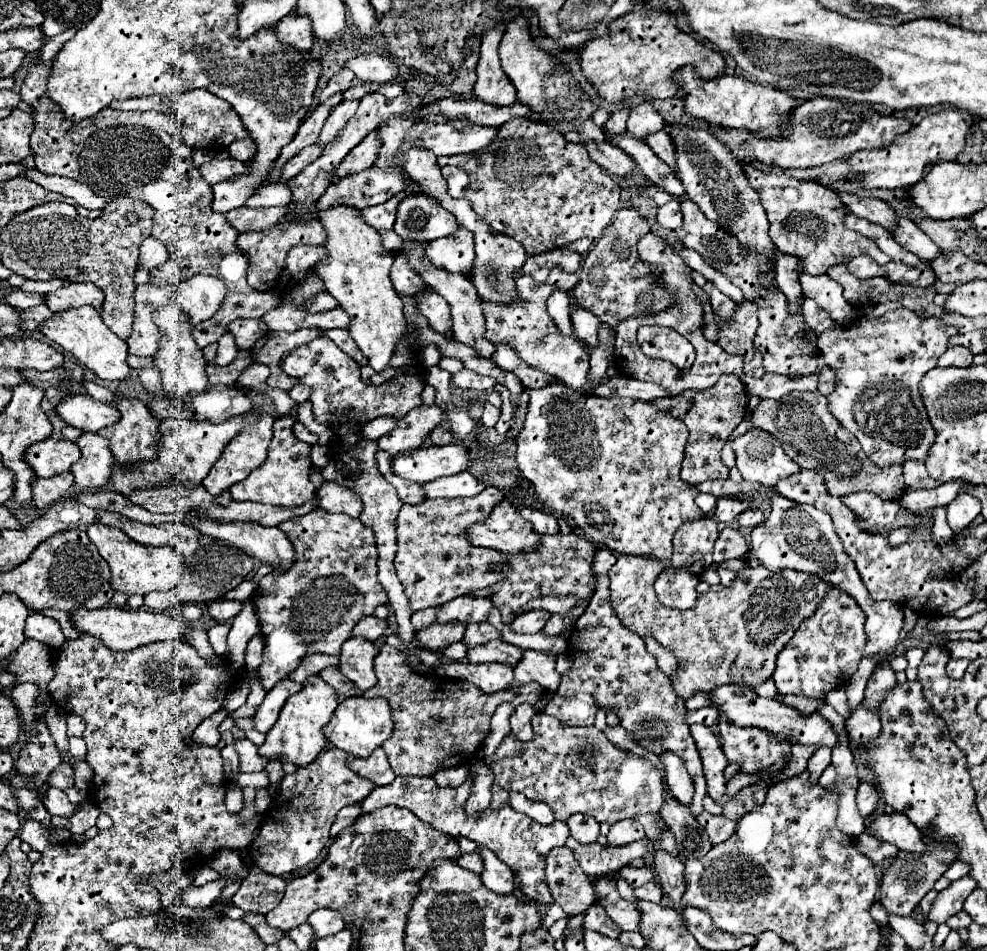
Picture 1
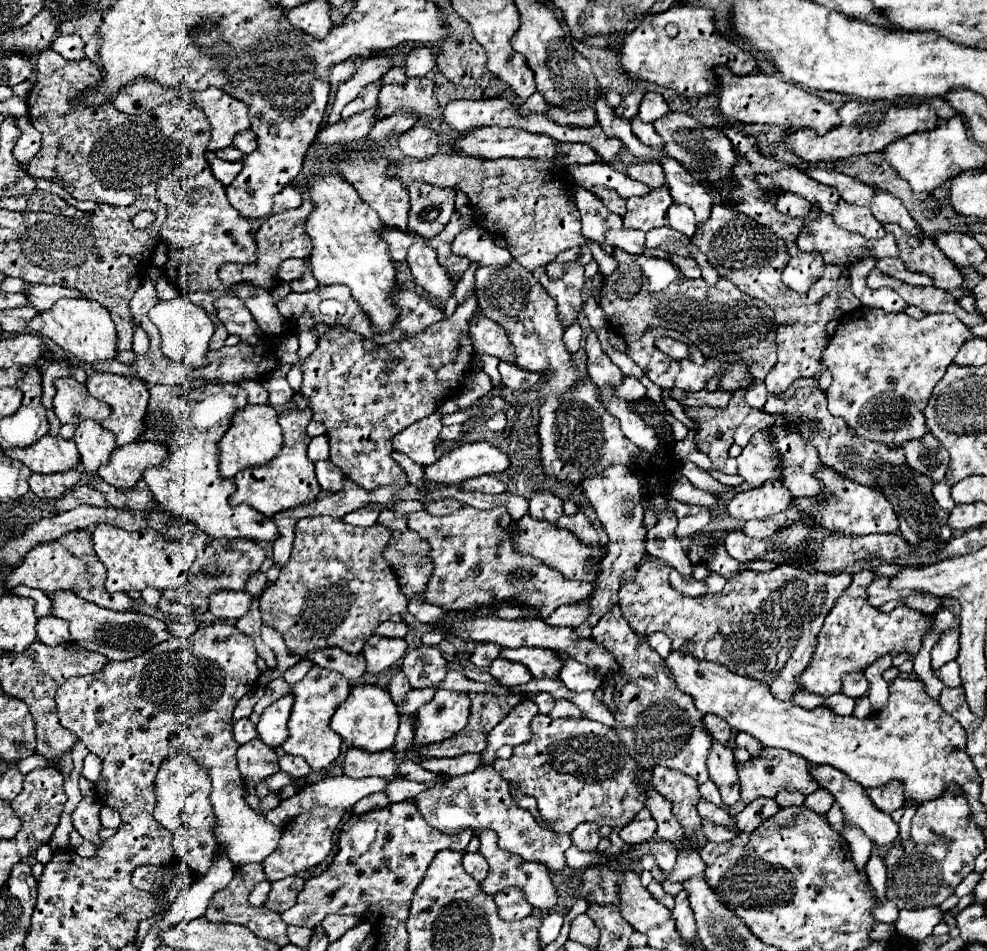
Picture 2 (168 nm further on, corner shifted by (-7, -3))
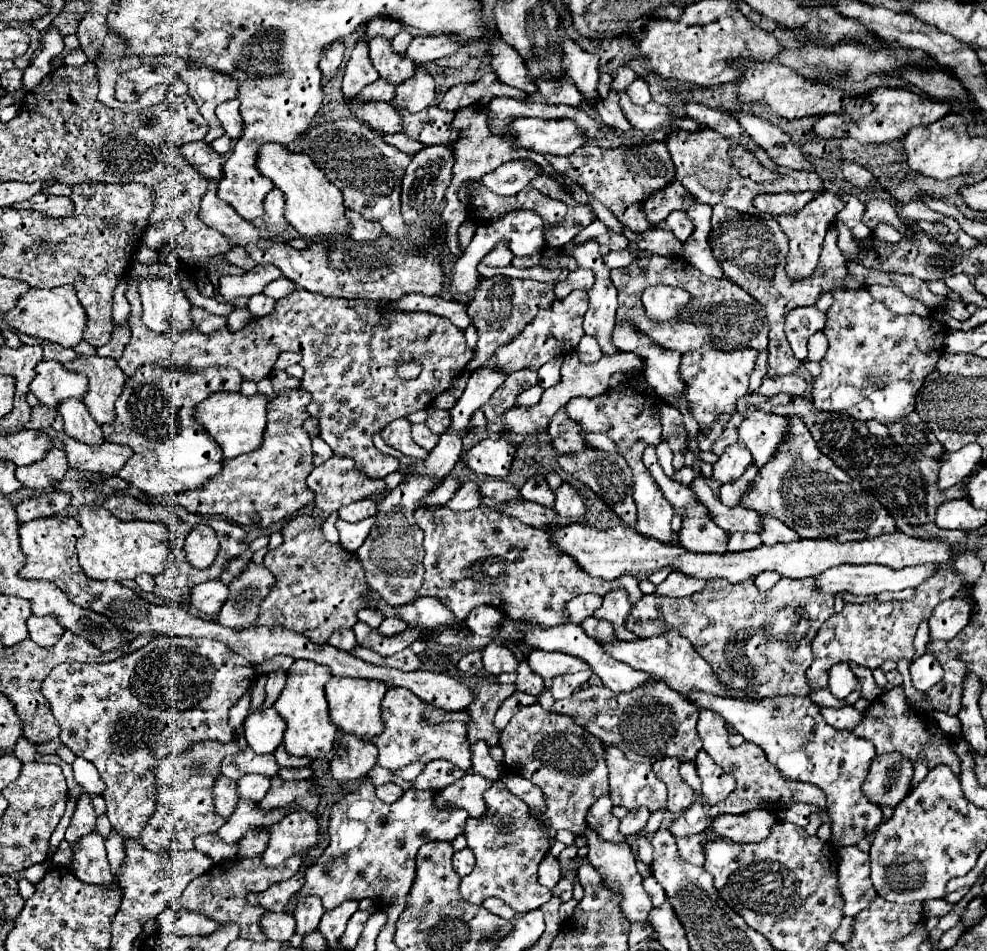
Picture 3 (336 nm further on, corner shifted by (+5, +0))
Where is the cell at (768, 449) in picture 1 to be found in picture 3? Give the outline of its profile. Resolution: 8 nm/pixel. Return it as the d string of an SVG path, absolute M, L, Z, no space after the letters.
M734 443L730 445L718 459L718 463L714 463L714 479L718 483L732 483L738 477L742 477L744 469L752 463L750 451L746 449L744 443Z

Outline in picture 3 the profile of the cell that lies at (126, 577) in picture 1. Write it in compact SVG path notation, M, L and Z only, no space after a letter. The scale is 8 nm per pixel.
M82 507L78 523L82 525L84 535L78 539L76 551L80 567L90 579L96 581L136 579L140 573L158 575L168 565L166 561L170 555L170 529L162 523L148 521L124 523L120 519L114 519L112 513L102 507Z

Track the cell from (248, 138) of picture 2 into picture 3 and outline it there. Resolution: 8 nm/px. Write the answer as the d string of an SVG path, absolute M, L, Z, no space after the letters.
M232 99L228 103L222 103L216 109L216 115L218 115L220 123L222 123L222 129L232 141L236 141L242 135L242 117L238 113L238 107L240 107L240 101Z

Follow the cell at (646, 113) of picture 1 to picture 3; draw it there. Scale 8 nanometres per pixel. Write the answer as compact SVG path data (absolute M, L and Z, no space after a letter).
M640 77L626 89L626 93L628 93L628 97L630 97L630 101L634 105L646 105L646 103L652 101L650 91L648 91L648 85Z

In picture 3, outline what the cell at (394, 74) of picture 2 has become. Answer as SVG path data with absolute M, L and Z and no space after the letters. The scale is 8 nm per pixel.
M408 31L398 33L398 35L394 37L394 41L392 41L394 53L398 53L398 55L406 55L406 45L410 45L412 39L414 39L414 37L412 37L412 33L408 33Z

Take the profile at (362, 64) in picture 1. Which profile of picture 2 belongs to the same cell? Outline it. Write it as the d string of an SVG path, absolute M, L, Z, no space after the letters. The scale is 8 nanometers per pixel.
M422 46L422 48L414 48L408 56L404 56L404 64L406 64L406 76L408 78L422 78L428 76L432 72L432 68L436 66L436 56L438 56L438 48L436 46Z

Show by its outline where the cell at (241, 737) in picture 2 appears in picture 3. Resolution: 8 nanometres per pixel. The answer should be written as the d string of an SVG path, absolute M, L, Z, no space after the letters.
M246 693L234 707L230 707L230 725L232 729L240 729L246 715L248 715L248 705L250 705L250 695Z

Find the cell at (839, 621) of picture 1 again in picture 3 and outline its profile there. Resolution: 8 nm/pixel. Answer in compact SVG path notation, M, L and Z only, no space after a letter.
M938 569L926 585L920 585L920 595L916 595L912 601L890 601L890 603L844 603L844 609L840 613L834 613L816 633L812 641L814 661L806 671L808 683L812 691L828 687L828 669L834 663L856 663L864 667L880 667L884 661L900 661L916 659L914 649L914 633L920 625L920 621L928 619L934 611L934 607L950 597L954 597L962 589L962 579L952 569Z

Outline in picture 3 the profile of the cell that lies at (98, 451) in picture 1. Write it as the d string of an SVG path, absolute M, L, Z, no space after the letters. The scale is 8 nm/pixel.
M64 401L58 407L58 413L64 419L64 431L68 437L90 447L100 447L104 443L102 427L90 417L82 401Z

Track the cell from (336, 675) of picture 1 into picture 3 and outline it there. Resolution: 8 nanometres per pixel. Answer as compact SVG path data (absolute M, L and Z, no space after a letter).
M340 629L338 633L334 633L328 641L328 645L340 649L340 651L346 651L346 653L354 653L356 649L356 637L354 637L354 631L352 629Z

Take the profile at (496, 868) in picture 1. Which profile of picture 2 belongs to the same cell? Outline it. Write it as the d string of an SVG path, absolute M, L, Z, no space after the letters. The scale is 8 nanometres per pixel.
M506 888L498 892L494 896L494 902L498 906L498 916L502 916L502 920L522 920L532 912L532 906L524 900L518 888Z

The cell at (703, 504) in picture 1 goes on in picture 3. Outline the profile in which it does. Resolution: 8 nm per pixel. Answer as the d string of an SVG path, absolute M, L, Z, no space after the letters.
M662 439L658 445L656 445L656 455L660 459L660 465L664 469L664 473L672 479L674 477L674 467L672 467L672 451L668 447L668 441Z

